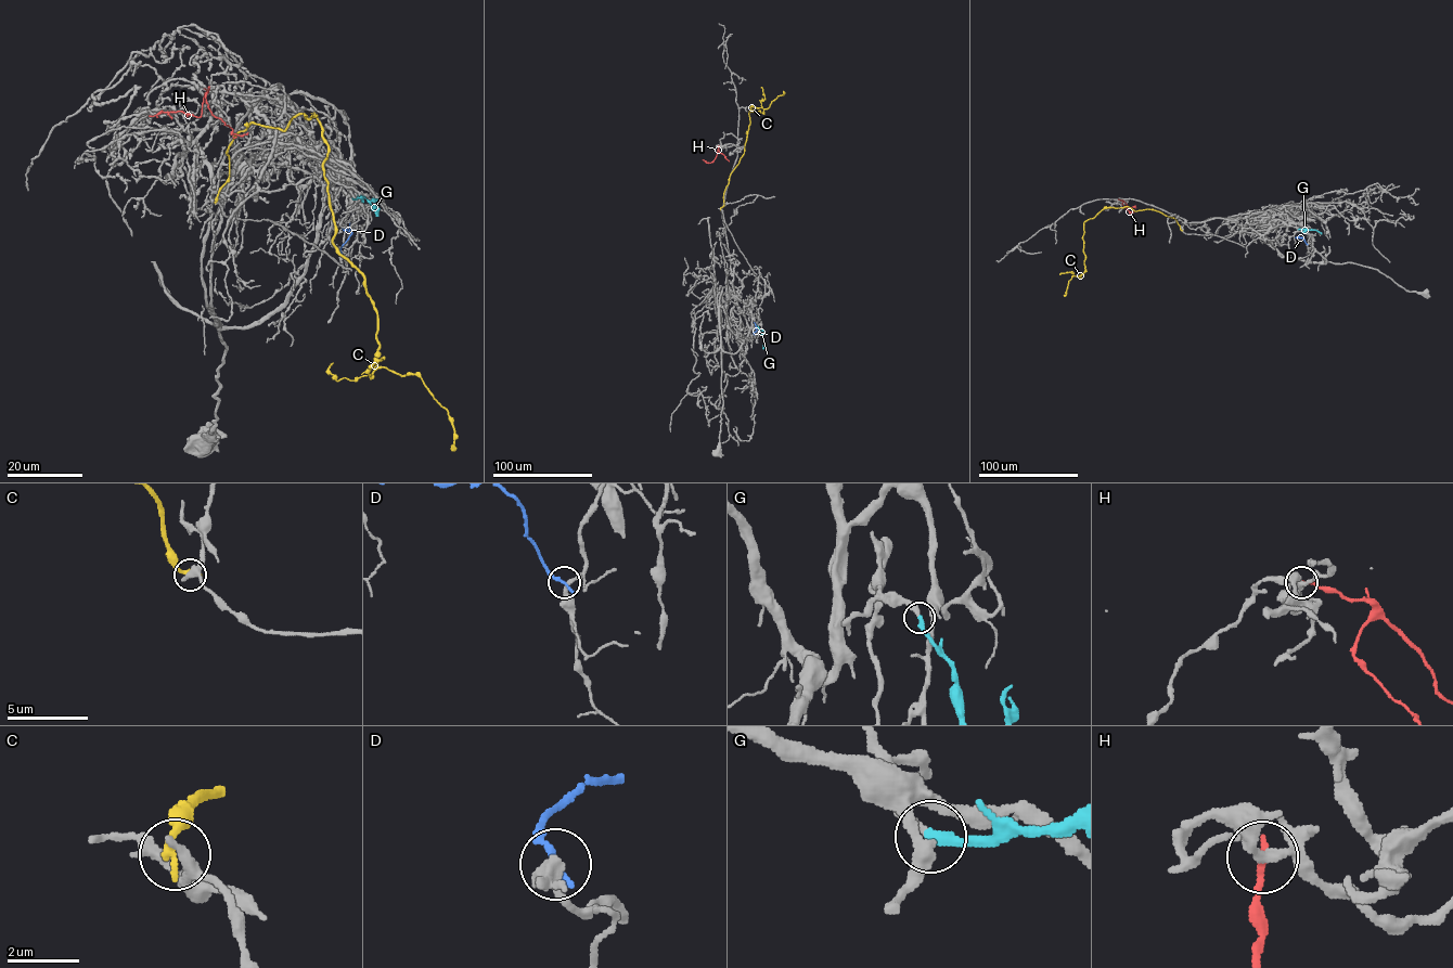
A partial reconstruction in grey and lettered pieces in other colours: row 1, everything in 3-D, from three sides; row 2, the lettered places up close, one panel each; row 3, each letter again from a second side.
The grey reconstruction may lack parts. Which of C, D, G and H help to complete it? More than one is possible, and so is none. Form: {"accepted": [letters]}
{"accepted": ["G"]}

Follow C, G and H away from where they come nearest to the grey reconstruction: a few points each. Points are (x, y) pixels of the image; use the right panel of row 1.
C: (1181, 230), (1174, 218), (1155, 210), (1103, 208), (1083, 222), (1085, 270), (1071, 276), (1064, 296)
G: (1298, 229), (1316, 230), (1322, 233)
H: (1119, 199), (1132, 207)

